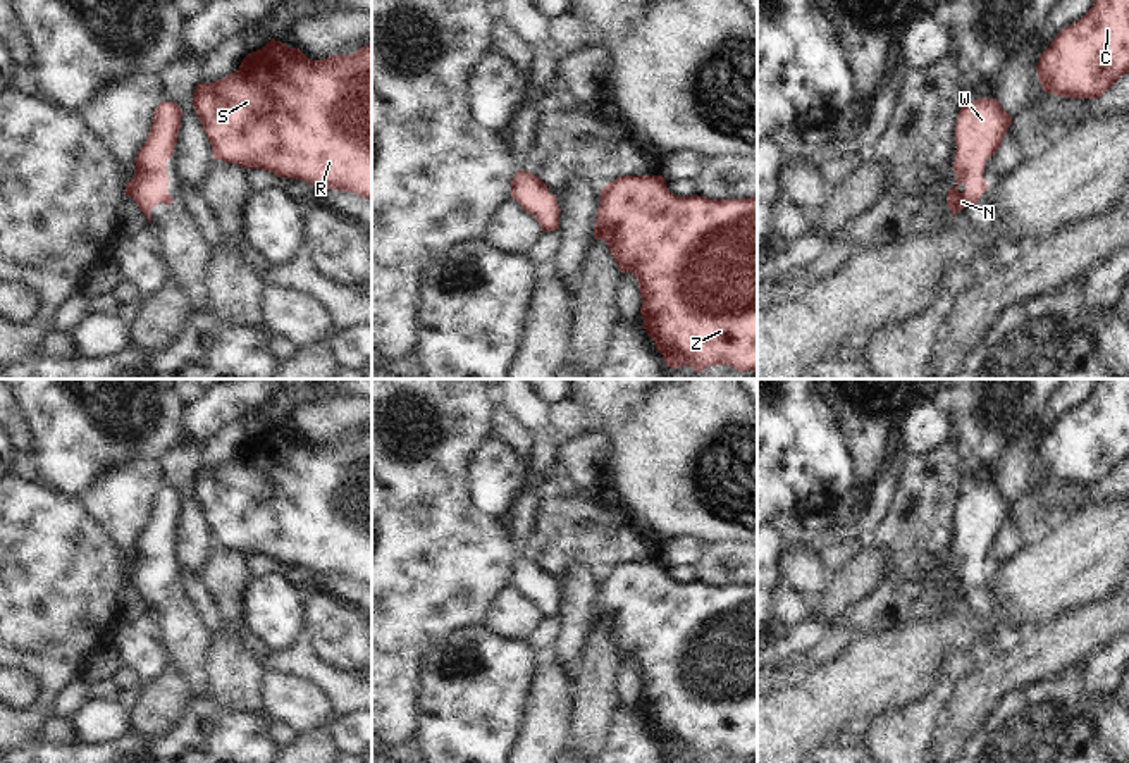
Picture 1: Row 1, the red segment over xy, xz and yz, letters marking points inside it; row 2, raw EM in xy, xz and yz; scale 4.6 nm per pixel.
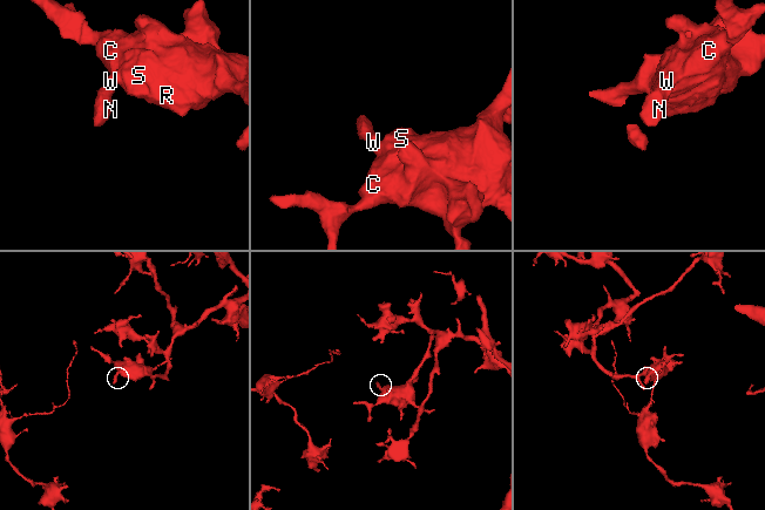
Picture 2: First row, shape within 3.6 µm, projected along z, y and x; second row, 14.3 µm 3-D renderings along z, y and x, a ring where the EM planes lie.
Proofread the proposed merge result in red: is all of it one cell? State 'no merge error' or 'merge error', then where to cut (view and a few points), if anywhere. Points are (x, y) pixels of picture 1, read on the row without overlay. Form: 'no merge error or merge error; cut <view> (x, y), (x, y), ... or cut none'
no merge error; cut none

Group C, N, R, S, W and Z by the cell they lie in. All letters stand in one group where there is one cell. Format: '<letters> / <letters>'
C N R S W Z

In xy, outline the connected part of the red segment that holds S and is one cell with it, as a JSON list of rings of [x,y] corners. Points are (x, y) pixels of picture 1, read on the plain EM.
[[[272,424],[236,458],[200,468],[193,493],[213,546],[372,584],[372,429],[351,441],[312,446]]]

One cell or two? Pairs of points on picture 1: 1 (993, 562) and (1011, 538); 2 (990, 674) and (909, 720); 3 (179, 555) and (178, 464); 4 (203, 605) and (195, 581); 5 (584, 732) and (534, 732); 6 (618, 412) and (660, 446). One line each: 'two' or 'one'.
1: one
2: two
3: one
4: one
5: two
6: two

